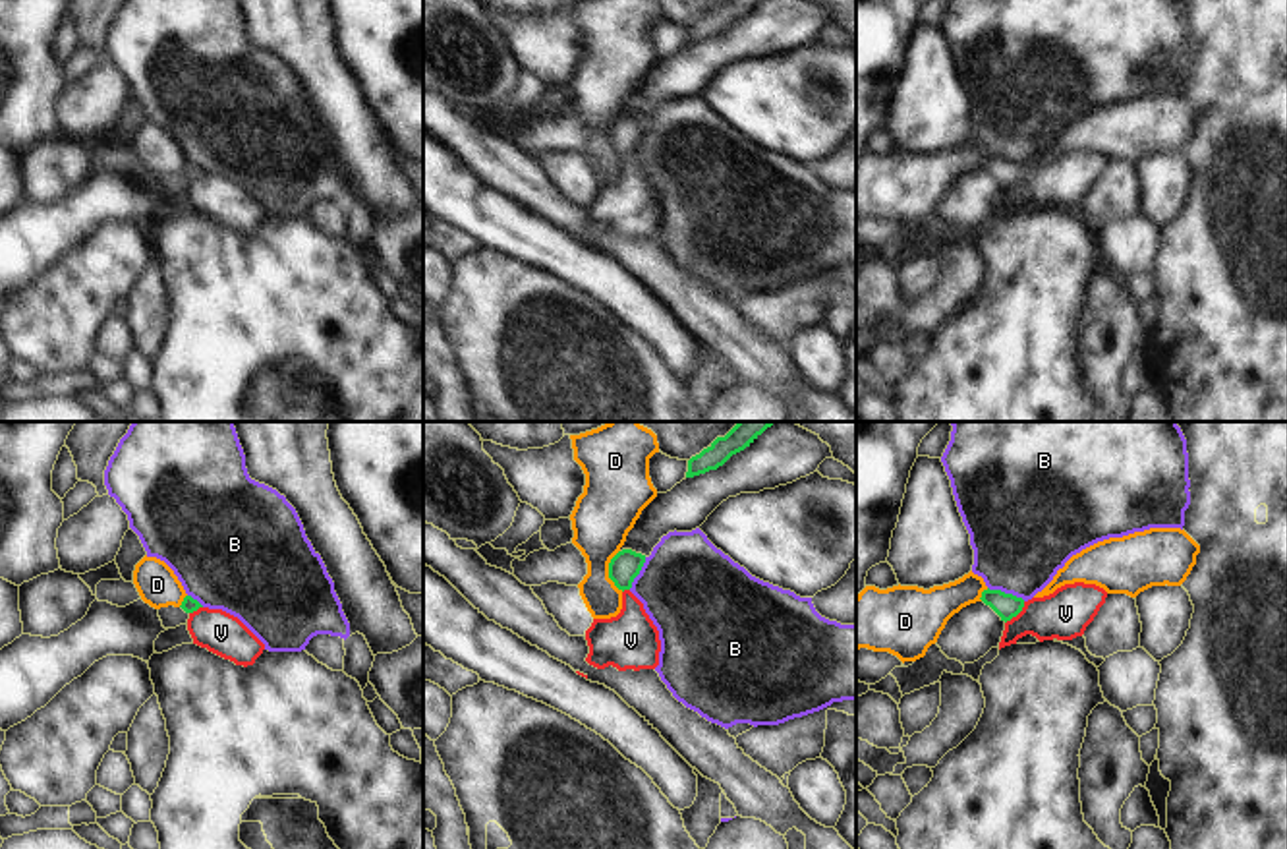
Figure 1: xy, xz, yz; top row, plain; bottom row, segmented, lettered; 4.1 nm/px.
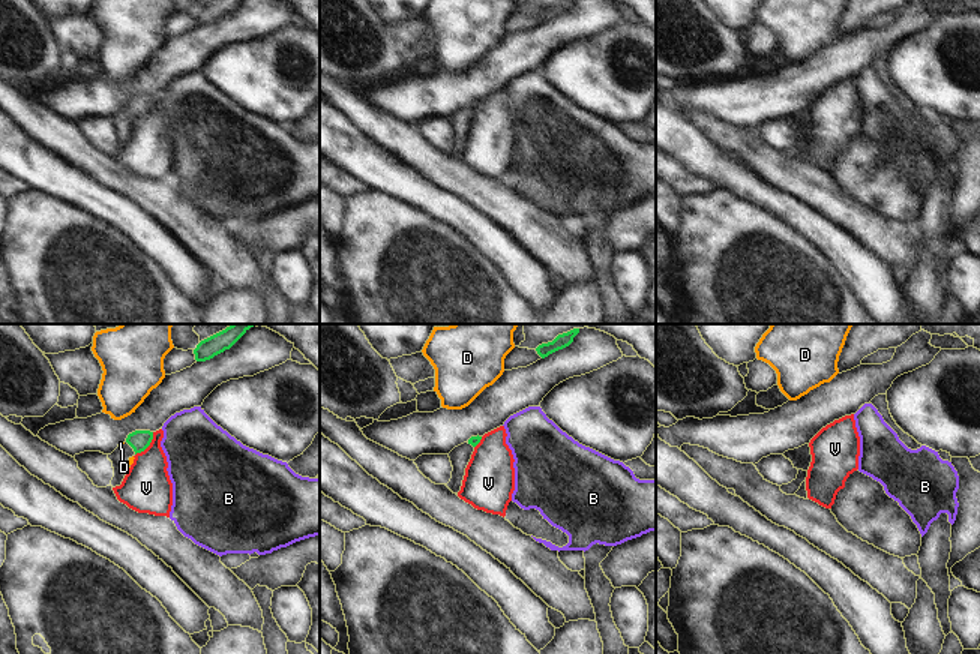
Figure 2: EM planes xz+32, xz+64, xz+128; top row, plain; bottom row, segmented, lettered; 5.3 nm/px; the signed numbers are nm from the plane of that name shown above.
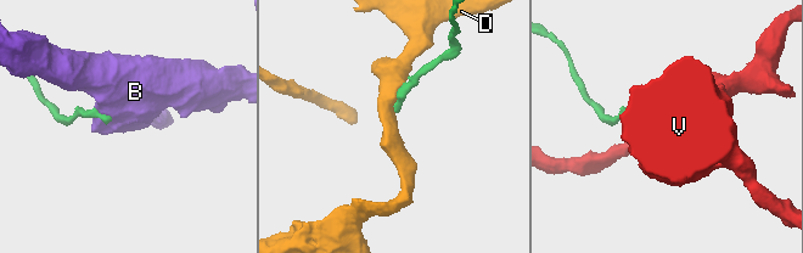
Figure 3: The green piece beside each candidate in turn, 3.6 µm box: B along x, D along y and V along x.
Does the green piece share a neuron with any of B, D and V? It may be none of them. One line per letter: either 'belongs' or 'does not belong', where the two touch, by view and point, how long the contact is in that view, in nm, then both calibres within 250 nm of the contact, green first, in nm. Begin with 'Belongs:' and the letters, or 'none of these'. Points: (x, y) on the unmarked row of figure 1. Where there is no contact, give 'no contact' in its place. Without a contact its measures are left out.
Belongs: none of these
B: does not belong; contact yz (1007, 161); length 170 nm; calibres 110 and 420 nm
D: does not belong; contact xz (609, 138); length 180 nm; calibres 120 and 260 nm
V: does not belong; contact yz (1017, 180); length 130 nm; calibres 110 and 200 nm

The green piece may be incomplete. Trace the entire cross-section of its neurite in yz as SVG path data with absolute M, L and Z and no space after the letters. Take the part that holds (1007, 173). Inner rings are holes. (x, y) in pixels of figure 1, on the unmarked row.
M984 157L982 164L980 164L986 172L989 172L999 184L1001 188L1011 188L1013 184L1016 184L1022 174L1024 174L1024 166L1016 164L1013 161L1005 161L1001 157Z

